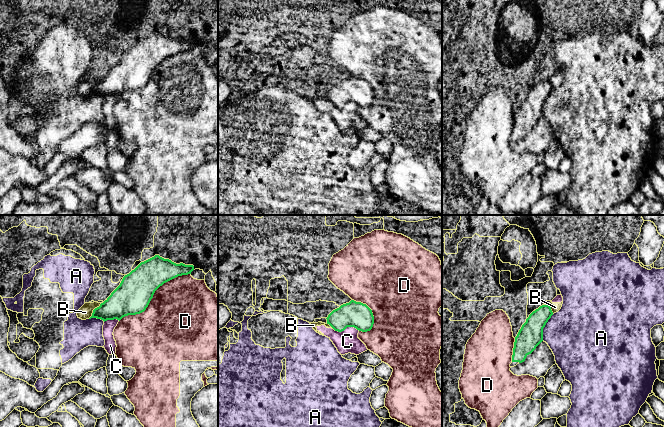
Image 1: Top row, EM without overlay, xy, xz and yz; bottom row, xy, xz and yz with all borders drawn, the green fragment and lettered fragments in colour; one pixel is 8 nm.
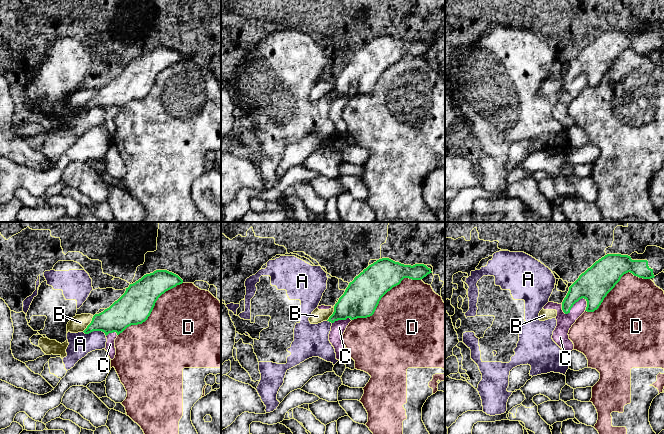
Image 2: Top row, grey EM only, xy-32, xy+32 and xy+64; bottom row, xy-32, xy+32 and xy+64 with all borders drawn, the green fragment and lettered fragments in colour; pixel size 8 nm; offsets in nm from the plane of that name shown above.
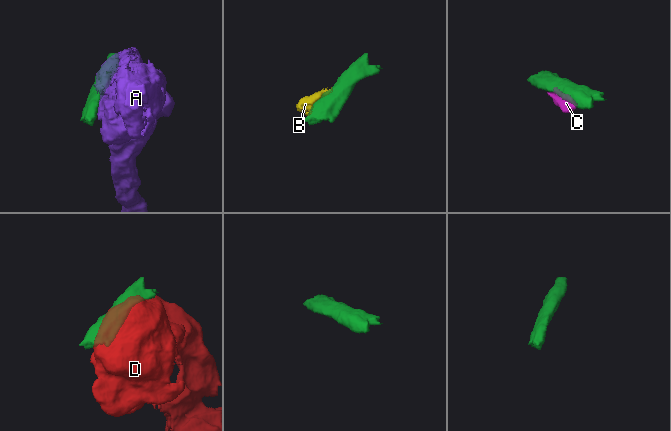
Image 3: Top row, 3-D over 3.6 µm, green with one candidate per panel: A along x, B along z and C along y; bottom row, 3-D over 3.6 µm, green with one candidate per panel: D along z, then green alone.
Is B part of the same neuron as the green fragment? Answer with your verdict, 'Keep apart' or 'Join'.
Keep apart

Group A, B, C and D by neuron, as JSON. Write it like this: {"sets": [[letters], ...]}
{"sets": [["A"], ["B", "C"], ["D"]]}

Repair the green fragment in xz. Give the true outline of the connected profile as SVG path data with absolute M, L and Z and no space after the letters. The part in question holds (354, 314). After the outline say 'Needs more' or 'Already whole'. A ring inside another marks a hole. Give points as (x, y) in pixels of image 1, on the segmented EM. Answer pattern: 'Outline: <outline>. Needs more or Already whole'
Outline: M354 300L333 310L326 319L327 324L338 332L344 331L347 327L367 332L374 324L372 310L366 304Z. Already whole

